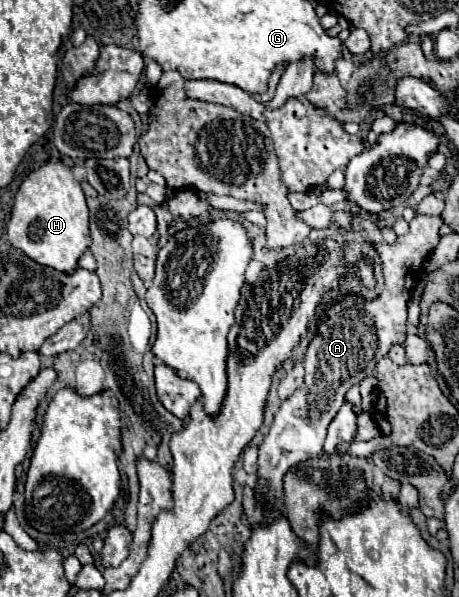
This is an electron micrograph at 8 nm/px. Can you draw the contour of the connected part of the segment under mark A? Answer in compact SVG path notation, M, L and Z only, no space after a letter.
M417 214L411 220L411 230L405 236L399 236L397 242L393 246L389 244L375 244L375 250L379 252L379 258L383 262L383 274L385 274L385 288L381 292L381 296L373 302L365 302L359 296L347 296L341 302L333 304L327 310L327 320L319 324L317 328L317 336L313 338L313 342L307 348L305 354L305 382L303 386L285 402L281 402L279 414L275 416L261 448L259 448L259 460L257 460L257 488L255 488L255 500L261 504L263 498L269 498L273 504L277 504L277 500L281 500L281 480L285 476L285 472L293 466L299 464L303 460L315 458L321 450L323 450L323 442L325 442L325 434L327 434L327 426L329 422L335 418L335 414L339 412L339 408L345 402L345 392L353 386L359 384L365 376L369 376L377 362L387 356L389 348L395 344L403 344L405 342L405 326L407 326L407 300L411 296L411 290L415 288L415 282L419 278L419 274L423 272L423 262L425 256L429 256L429 252L433 252L433 248L439 242L439 228L443 226L441 216L421 216Z

